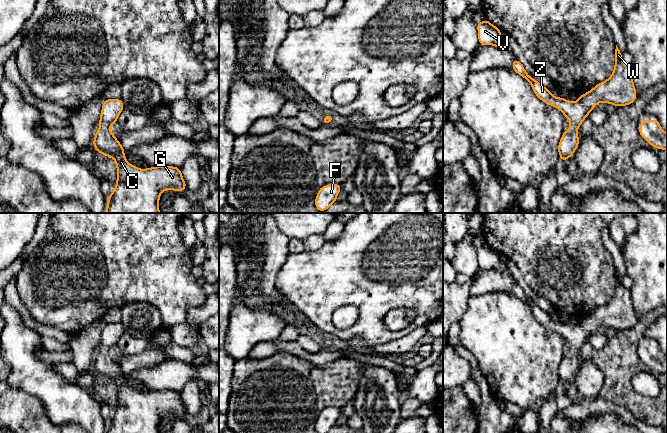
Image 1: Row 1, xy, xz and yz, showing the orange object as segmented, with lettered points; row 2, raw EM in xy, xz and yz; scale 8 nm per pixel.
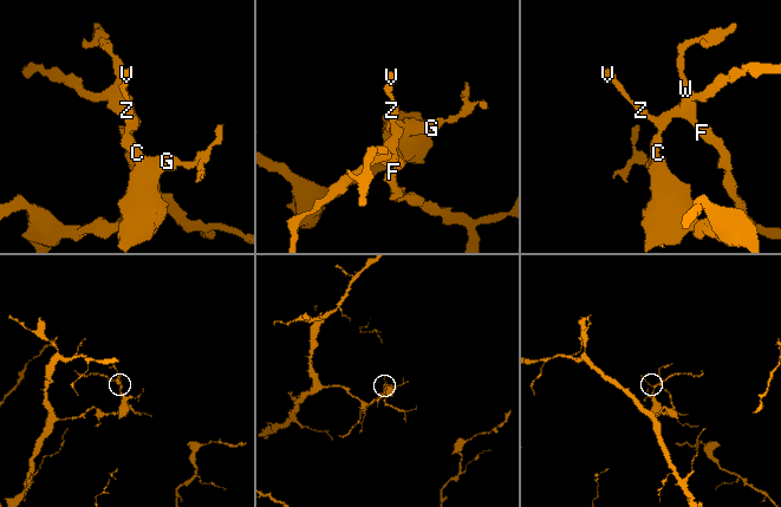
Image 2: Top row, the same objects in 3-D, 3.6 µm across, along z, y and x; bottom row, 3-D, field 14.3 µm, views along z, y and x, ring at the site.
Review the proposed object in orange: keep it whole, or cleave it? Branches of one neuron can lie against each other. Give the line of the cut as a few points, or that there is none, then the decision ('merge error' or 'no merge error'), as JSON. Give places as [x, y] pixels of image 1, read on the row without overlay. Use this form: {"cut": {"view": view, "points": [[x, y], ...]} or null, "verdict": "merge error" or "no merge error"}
{"cut": null, "verdict": "no merge error"}

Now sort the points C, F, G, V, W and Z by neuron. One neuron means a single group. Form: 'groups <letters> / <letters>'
groups C F G V W Z

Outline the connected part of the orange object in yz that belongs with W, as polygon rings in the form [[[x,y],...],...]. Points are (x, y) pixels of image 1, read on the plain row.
[[[617,269],[612,299],[607,304],[597,308],[589,316],[579,319],[579,324],[575,326],[561,321],[553,321],[548,312],[528,299],[517,283],[513,284],[512,293],[531,308],[534,317],[540,324],[559,333],[569,343],[570,352],[564,355],[558,369],[560,384],[563,385],[571,381],[577,373],[580,366],[577,353],[580,352],[583,344],[588,341],[588,338],[599,326],[620,331],[632,328],[637,320],[631,292],[622,285],[622,278]]]

